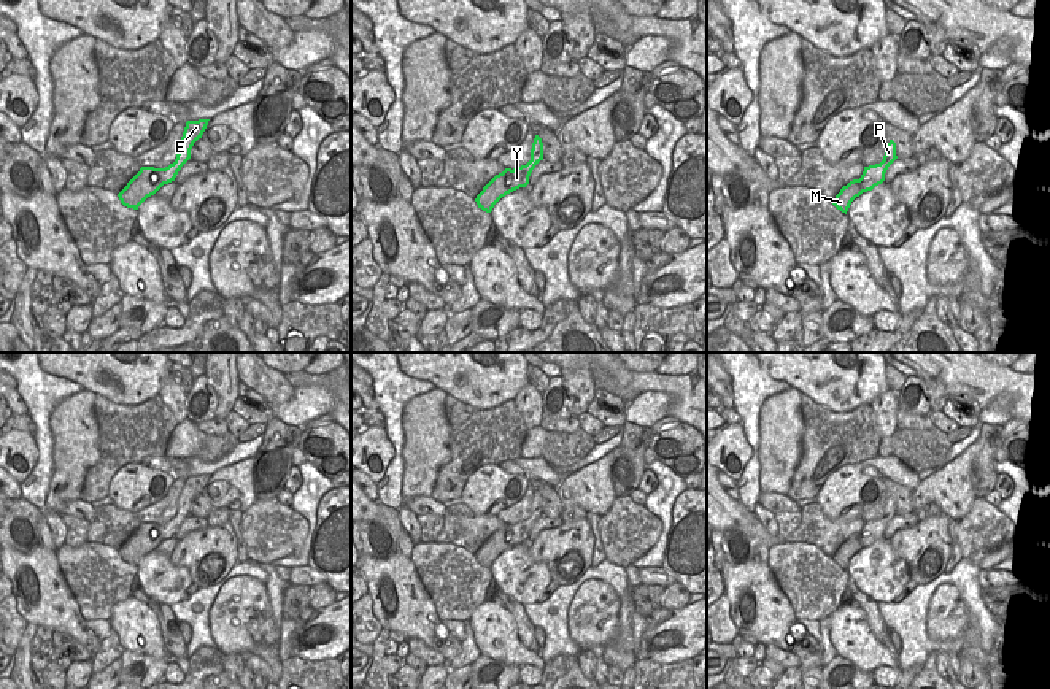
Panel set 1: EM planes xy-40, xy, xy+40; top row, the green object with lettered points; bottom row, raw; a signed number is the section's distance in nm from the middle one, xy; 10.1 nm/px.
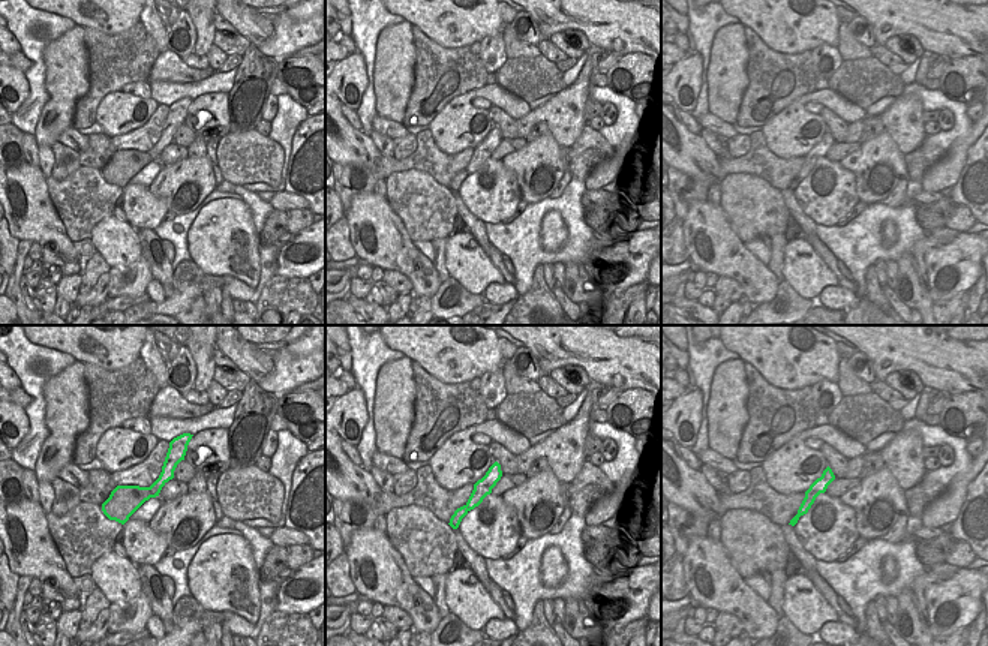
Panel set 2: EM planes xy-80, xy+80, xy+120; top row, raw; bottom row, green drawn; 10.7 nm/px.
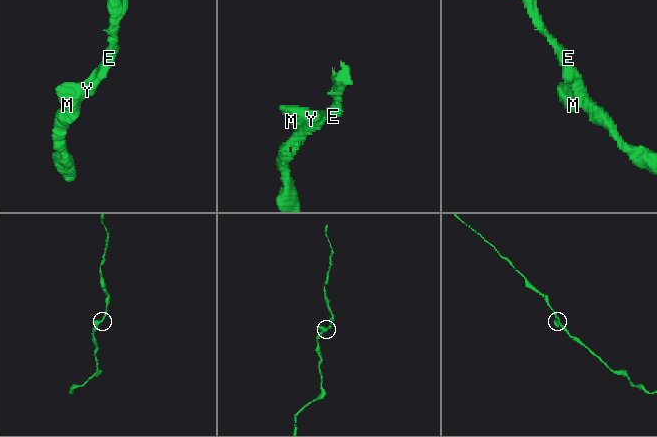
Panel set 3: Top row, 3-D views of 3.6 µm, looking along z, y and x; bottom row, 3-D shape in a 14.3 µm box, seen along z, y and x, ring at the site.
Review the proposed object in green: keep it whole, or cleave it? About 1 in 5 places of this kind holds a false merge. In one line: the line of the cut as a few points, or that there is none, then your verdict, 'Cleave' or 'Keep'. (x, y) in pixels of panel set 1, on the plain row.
Split along xy-40 (162, 524), (151, 532), (154, 537), (161, 537), (159, 542). Cleave.

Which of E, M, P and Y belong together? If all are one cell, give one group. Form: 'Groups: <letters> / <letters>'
Groups: E P Y / M.

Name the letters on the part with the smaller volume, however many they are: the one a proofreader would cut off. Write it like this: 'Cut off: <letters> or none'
Cut off: M.

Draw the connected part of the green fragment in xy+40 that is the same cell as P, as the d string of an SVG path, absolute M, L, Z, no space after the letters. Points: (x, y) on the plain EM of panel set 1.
M890 495L885 505L883 516L875 521L864 522L861 530L861 543L864 548L872 546L875 541L885 537L885 529L888 522L898 514L896 511L896 498Z

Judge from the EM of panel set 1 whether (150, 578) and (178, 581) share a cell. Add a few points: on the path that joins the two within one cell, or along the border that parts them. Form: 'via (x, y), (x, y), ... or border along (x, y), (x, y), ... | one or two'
via (156, 578), (172, 581) | one

